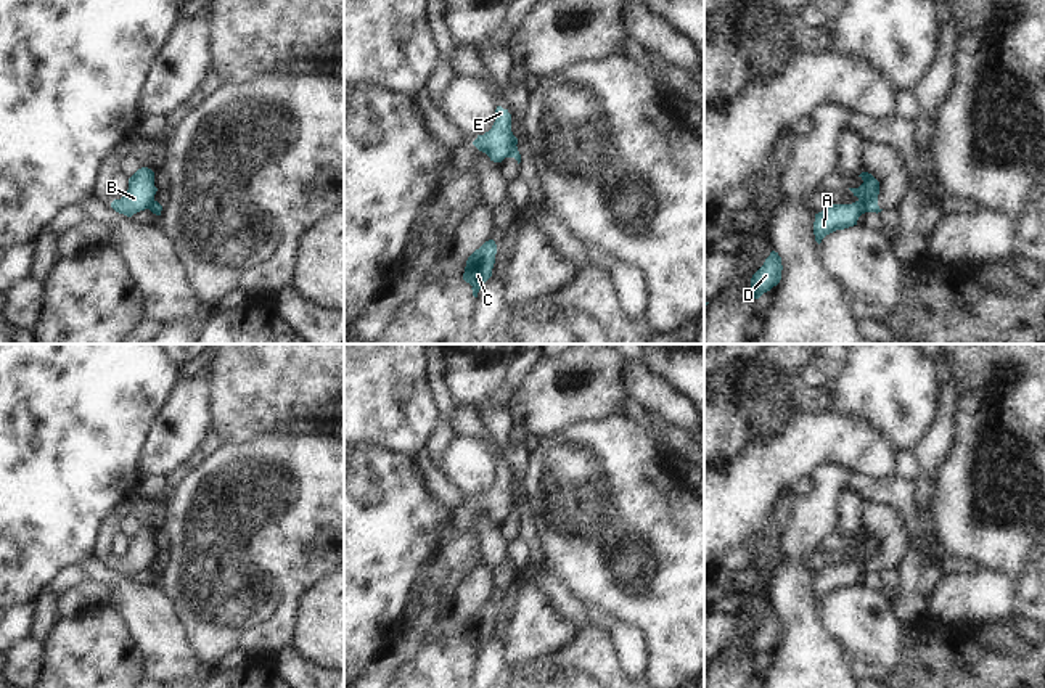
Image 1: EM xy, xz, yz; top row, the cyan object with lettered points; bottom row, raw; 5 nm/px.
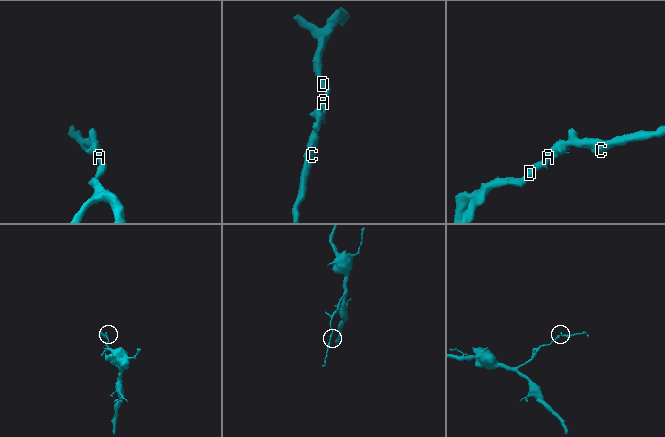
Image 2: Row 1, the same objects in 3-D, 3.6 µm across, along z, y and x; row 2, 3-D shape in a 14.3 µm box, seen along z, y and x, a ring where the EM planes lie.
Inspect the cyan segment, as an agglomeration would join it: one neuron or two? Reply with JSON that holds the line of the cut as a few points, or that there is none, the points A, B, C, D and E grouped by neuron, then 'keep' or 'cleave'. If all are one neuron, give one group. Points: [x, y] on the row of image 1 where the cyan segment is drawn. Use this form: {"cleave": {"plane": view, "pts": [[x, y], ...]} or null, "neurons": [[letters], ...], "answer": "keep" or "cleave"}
{"cleave": {"plane": "xz", "pts": [[513, 135], [513, 145], [505, 156]]}, "neurons": [["A", "D"], ["B", "C", "E"]], "answer": "cleave"}

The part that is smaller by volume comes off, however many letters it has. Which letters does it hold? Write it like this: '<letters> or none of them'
B, C, E

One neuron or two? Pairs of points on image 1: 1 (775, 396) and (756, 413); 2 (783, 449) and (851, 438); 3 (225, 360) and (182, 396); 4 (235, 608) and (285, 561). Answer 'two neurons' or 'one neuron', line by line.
1: one neuron
2: one neuron
3: two neurons
4: one neuron

